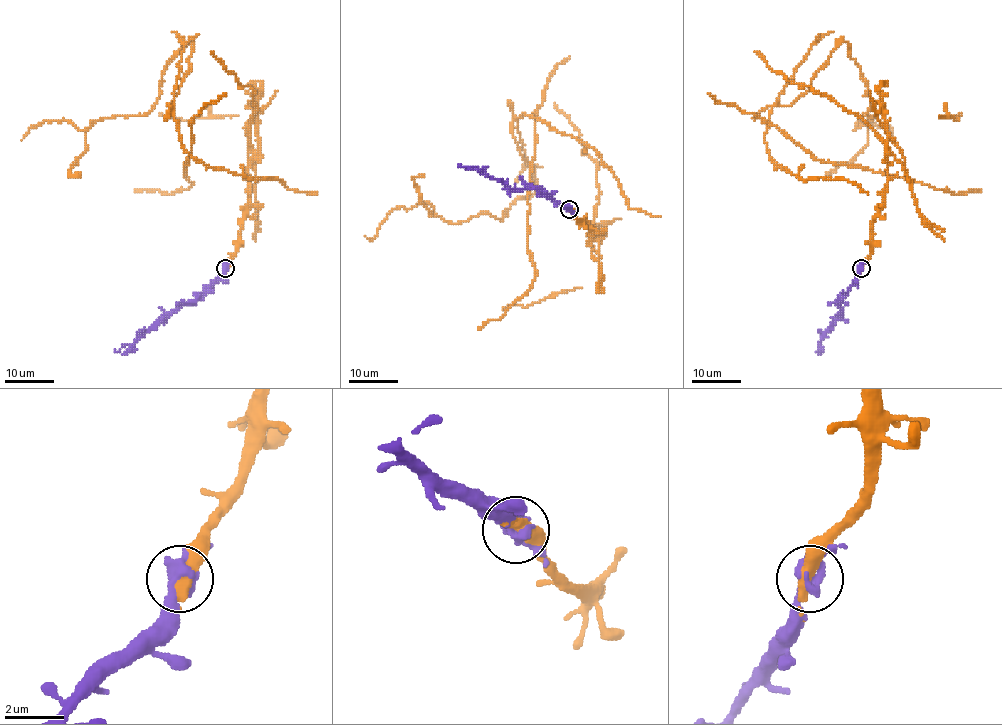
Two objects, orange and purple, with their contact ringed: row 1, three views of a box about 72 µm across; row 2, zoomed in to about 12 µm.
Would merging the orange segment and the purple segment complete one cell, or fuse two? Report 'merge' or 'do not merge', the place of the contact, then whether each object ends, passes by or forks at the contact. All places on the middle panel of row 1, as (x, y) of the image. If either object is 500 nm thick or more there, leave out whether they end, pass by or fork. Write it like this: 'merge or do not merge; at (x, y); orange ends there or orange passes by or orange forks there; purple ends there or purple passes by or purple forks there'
merge; at (569, 209); orange passes by; purple passes by

